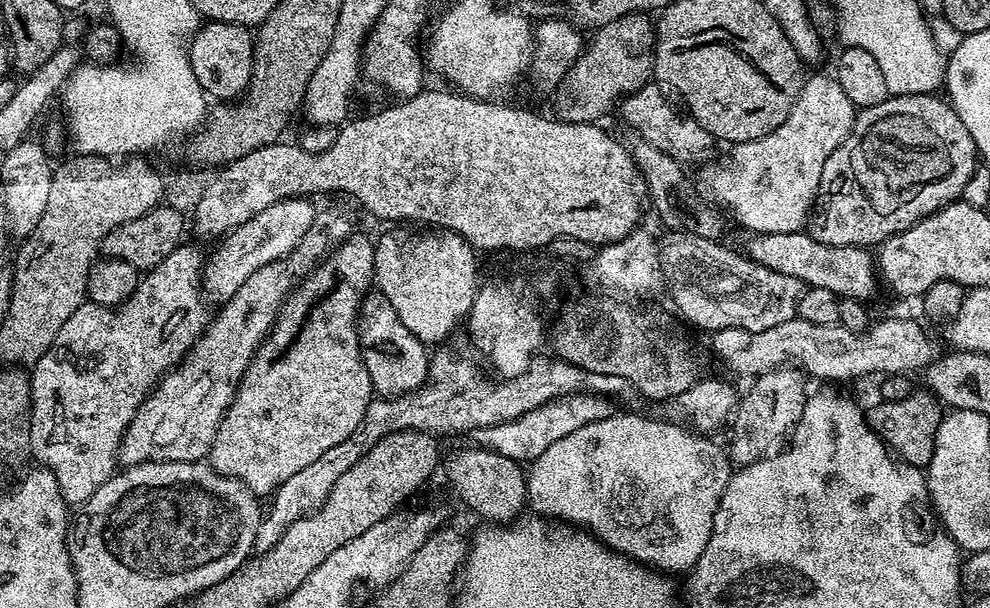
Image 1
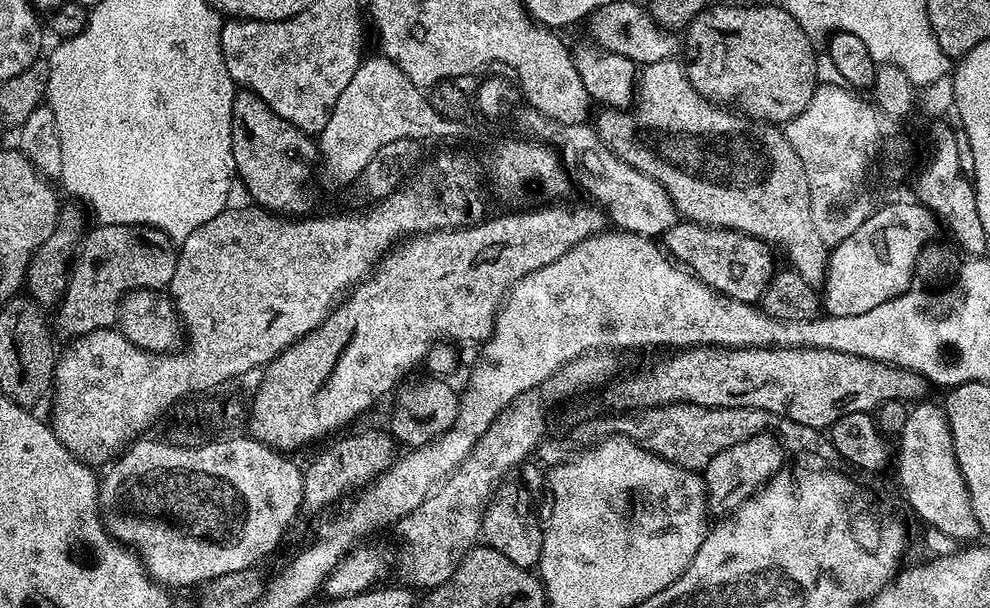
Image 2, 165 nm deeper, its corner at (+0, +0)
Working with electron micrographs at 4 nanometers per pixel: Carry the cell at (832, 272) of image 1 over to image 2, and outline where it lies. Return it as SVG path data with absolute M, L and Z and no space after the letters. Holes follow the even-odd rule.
M678 222L664 233L662 244L673 261L683 265L706 287L743 304L756 304L774 275L773 249L763 240L755 240L741 232L731 232L728 228L706 228L703 224Z

